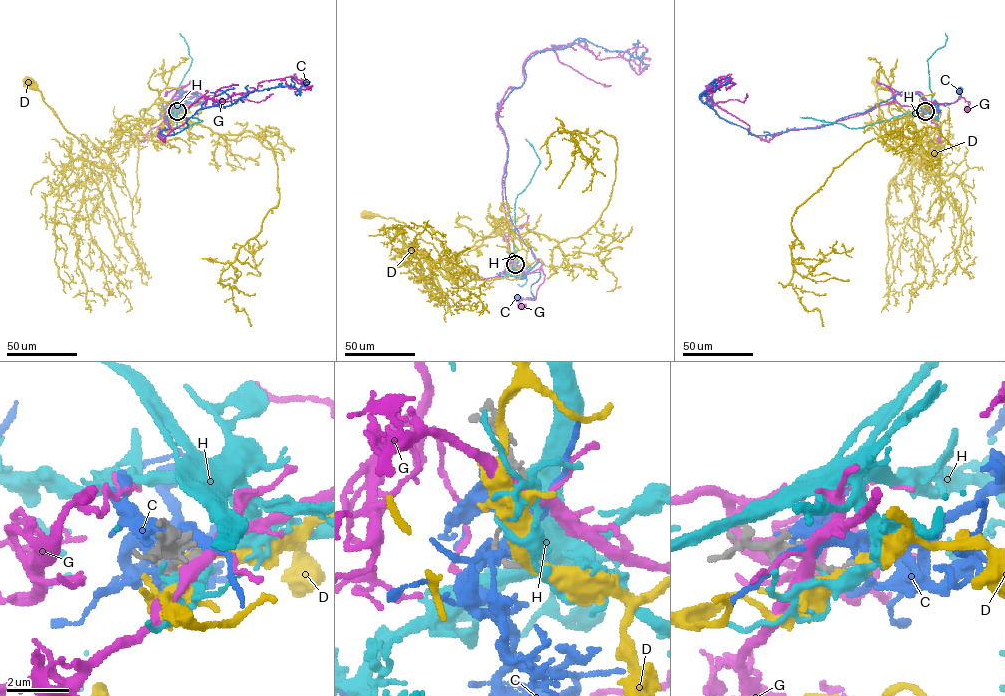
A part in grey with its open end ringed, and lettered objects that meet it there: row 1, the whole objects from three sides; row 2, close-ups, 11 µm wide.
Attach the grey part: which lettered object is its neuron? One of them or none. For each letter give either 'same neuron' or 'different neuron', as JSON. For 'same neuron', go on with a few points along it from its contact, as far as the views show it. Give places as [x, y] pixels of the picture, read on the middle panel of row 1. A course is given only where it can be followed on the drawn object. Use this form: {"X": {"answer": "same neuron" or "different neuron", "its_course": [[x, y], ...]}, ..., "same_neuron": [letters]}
{"C": {"answer": "same neuron", "its_course": [[515, 264], [513, 269], [516, 277], [527, 272], [540, 274], [531, 286], [534, 299], [517, 298]]}, "D": {"answer": "different neuron"}, "G": {"answer": "different neuron"}, "H": {"answer": "different neuron"}, "same_neuron": ["C"]}

